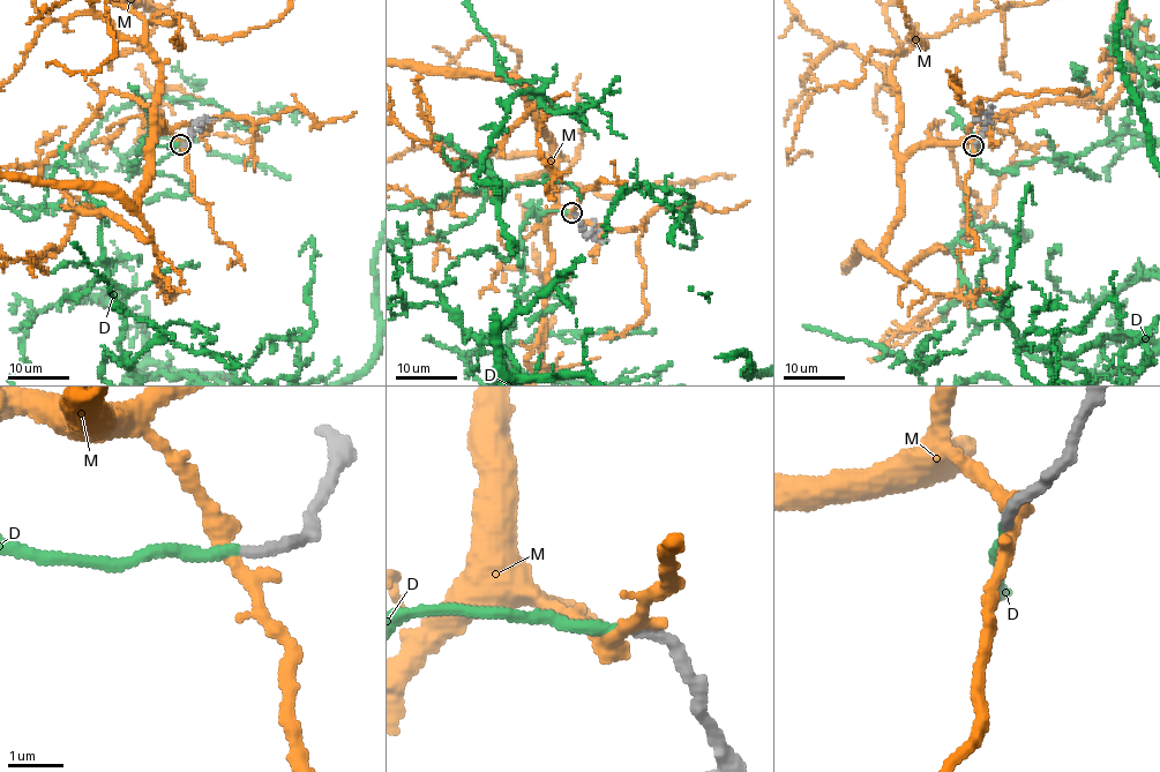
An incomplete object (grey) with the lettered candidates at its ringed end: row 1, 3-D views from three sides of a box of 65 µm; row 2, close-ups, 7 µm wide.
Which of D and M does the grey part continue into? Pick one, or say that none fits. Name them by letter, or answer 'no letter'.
D

